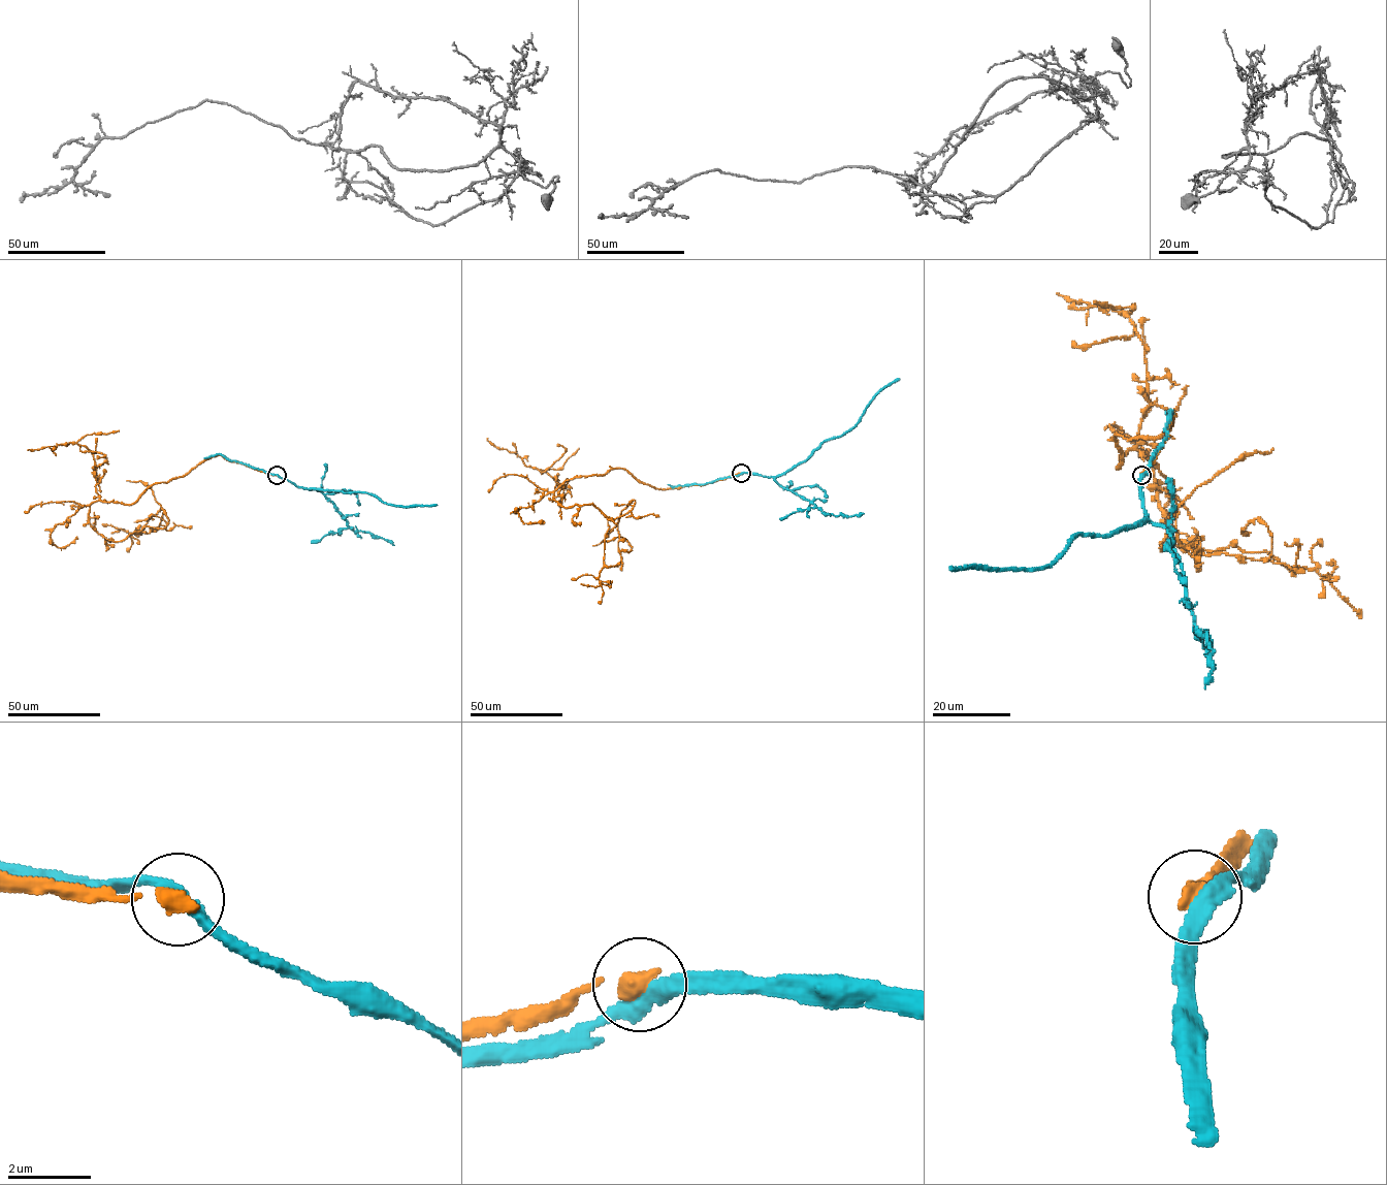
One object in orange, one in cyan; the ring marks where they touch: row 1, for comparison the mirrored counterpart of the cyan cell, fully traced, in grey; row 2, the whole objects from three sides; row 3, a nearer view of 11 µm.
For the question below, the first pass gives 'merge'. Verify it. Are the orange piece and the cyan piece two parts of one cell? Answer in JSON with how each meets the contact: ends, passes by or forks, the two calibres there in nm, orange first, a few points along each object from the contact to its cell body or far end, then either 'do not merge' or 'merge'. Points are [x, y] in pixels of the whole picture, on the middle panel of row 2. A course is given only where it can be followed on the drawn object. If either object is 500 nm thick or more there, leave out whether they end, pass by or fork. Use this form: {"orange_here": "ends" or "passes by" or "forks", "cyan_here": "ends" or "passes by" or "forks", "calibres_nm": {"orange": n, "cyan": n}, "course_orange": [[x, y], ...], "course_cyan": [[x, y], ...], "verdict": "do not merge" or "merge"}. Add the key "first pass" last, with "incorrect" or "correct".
{"orange_here": "ends", "cyan_here": "passes by", "calibres_nm": {"orange": 440, "cyan": 340}, "course_orange": [[741, 473], [663, 489], [623, 469], [567, 479], [553, 497], [565, 508], [615, 519], [635, 502], [592, 545]], "course_cyan": [[741, 473], [765, 477], [785, 474], [804, 461], [824, 441], [848, 431], [880, 391], [900, 379]], "verdict": "do not merge", "first pass": "incorrect"}

